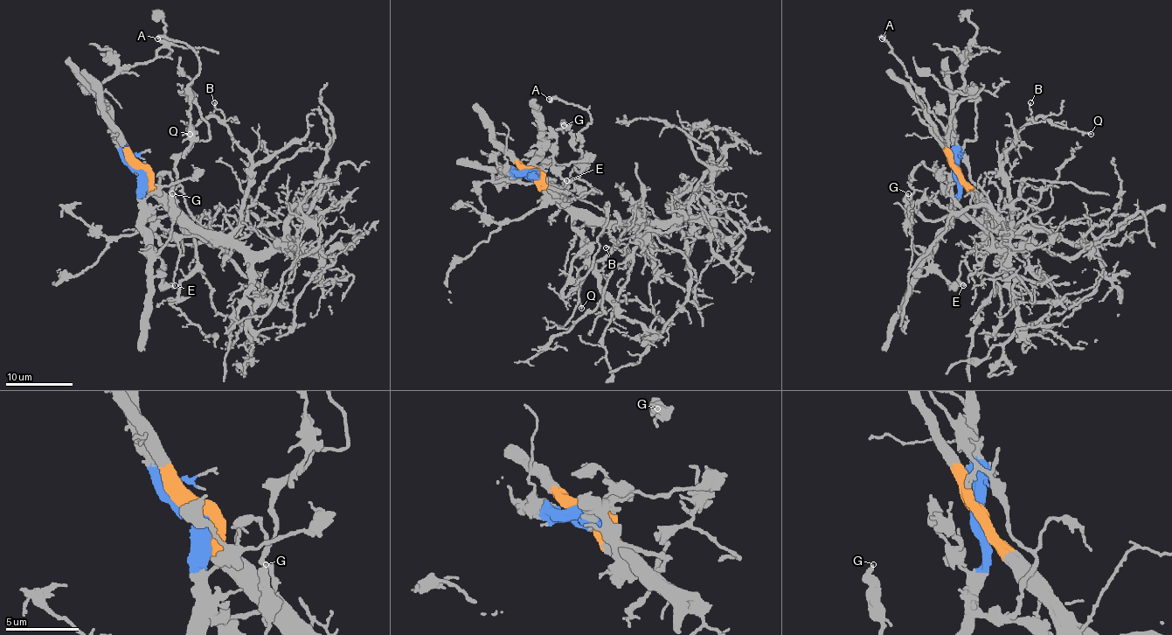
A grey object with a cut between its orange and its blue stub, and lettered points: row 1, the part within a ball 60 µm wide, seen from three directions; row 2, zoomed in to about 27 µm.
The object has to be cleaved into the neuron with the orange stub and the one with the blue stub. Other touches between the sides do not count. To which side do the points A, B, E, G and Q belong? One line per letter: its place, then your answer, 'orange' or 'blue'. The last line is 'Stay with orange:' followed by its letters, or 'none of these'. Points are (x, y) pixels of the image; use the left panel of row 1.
A: at (157, 38); blue
B: at (214, 102); orange
E: at (175, 285); blue
G: at (172, 193); blue
Q: at (190, 134); orange
Stay with orange: B, Q

